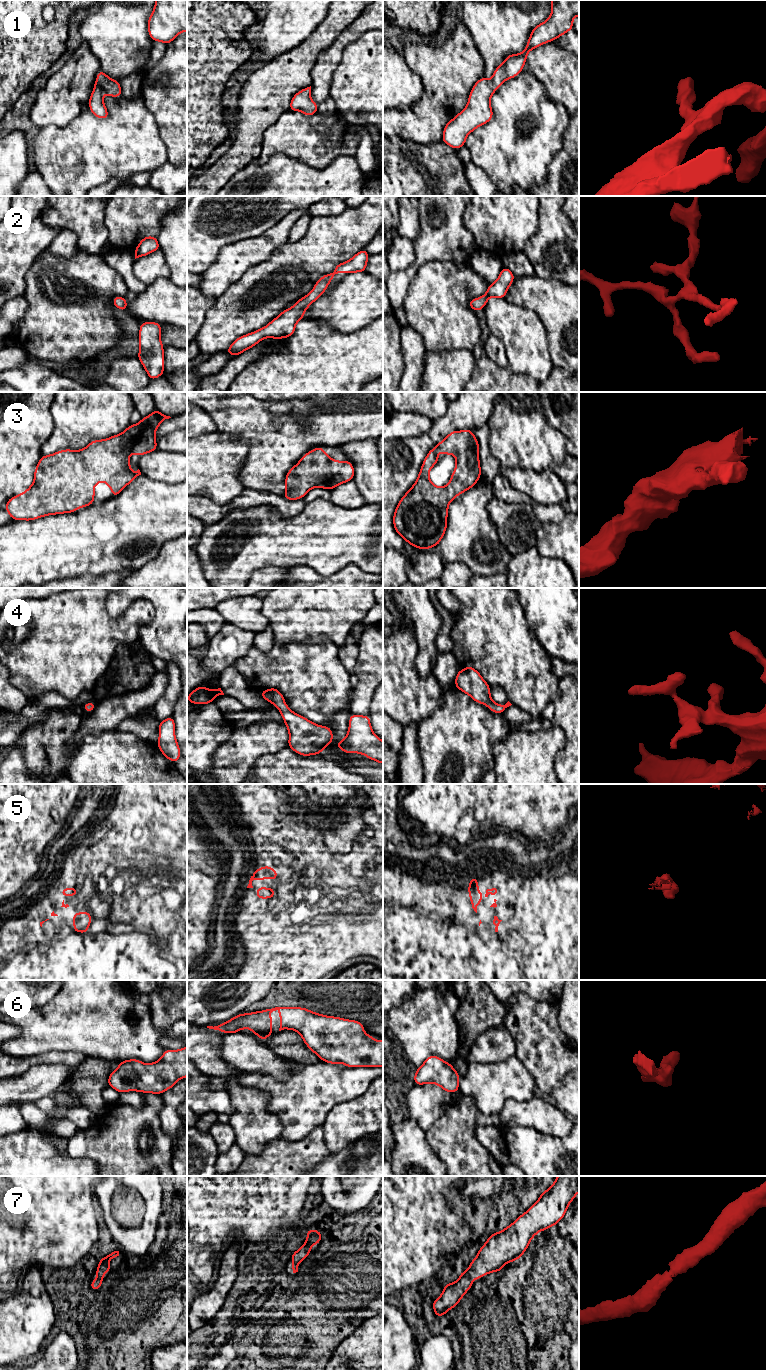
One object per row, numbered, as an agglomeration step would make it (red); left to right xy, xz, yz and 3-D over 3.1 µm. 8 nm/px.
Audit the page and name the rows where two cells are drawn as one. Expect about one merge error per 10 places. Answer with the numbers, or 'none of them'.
none of them

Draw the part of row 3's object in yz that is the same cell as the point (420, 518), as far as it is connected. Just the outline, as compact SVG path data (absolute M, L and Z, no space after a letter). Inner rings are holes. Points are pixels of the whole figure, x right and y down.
M469 429L450 432L444 440L428 452L422 463L417 481L401 498L394 511L394 529L405 541L413 547L422 550L439 545L447 529L449 503L459 494L472 488L481 477L478 452L479 442L473 431ZM438 449L442 452L443 456L452 454L456 458L456 467L451 475L450 482L441 488L435 486L429 478L429 471L439 460Z

